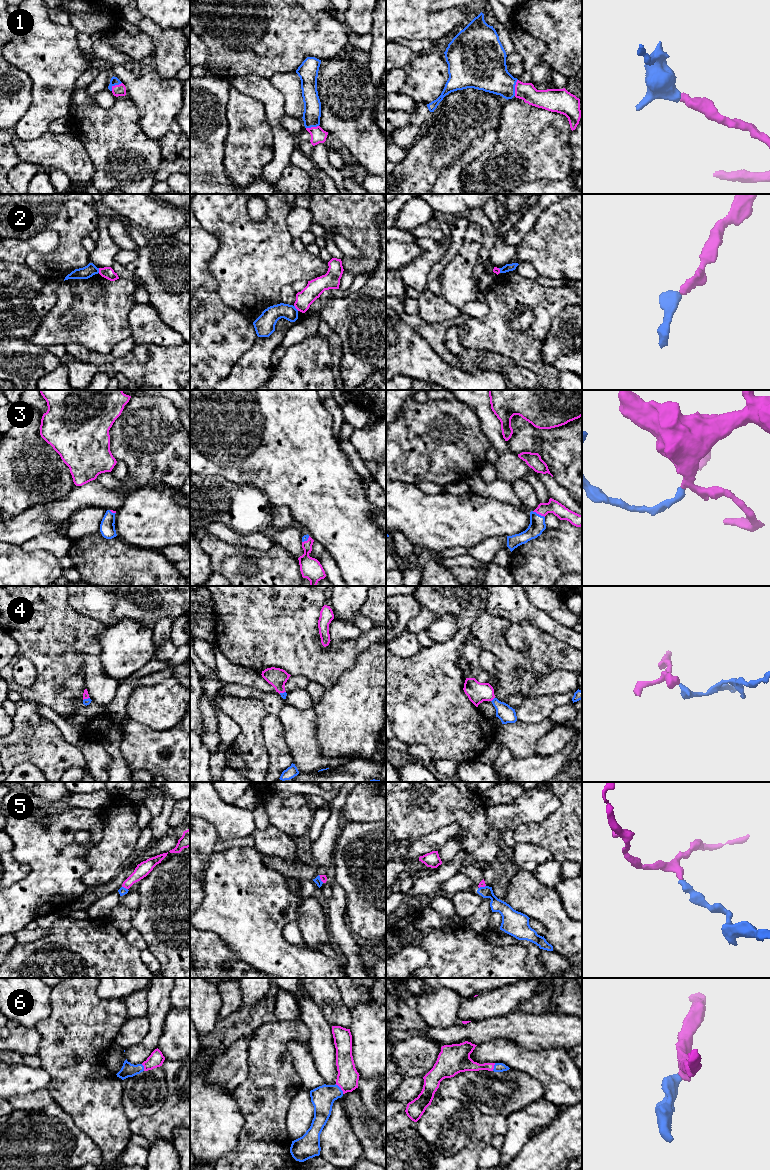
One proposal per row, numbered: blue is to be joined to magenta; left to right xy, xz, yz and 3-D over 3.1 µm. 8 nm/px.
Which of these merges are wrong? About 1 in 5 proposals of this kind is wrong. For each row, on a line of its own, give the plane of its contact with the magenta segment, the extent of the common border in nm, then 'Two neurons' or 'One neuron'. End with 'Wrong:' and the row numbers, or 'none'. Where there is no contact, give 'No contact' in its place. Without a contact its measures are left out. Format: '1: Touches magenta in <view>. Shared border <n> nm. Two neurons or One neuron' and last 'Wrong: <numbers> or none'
1: Touches magenta in yz. Shared border 140 nm. One neuron
2: Touches magenta in xz. Shared border 60 nm. Two neurons
3: Touches magenta in yz. Shared border 120 nm. One neuron
4: Touches magenta in yz. Shared border 50 nm. One neuron
5: Touches magenta in xy. Shared border 50 nm. Two neurons
6: Touches magenta in xz. Shared border 100 nm. One neuron
Wrong: 2, 5

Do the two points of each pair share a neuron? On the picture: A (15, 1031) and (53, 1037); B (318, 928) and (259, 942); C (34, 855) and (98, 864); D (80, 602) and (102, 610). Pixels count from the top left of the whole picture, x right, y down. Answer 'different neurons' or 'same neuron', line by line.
A: different neurons
B: different neurons
C: different neurons
D: same neuron

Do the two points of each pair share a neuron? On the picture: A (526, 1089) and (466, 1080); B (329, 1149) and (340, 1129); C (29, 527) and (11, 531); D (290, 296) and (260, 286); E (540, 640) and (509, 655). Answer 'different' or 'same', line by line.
A: same
B: same
C: same
D: different
E: different

